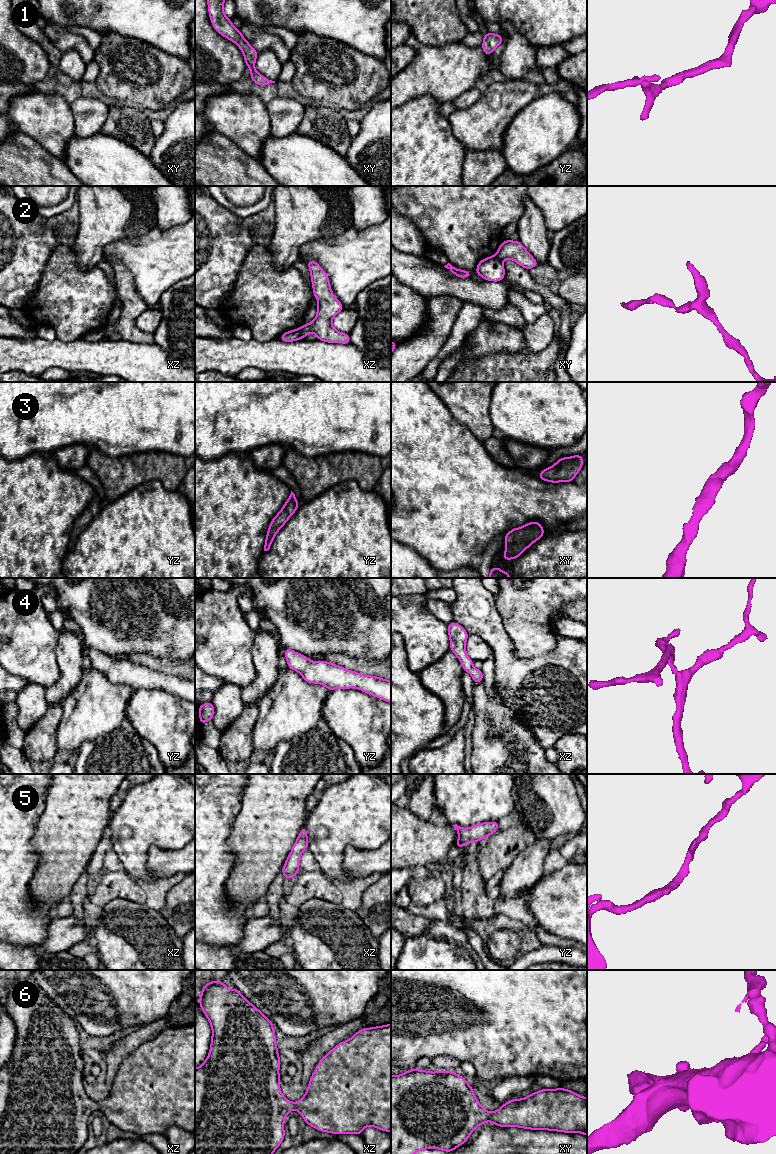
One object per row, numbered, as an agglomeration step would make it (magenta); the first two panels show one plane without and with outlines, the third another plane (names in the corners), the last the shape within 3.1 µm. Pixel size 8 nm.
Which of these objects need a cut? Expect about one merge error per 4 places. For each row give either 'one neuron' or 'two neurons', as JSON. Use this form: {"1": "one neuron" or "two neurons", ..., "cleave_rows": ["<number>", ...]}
{"1": "one neuron", "2": "two neurons", "3": "one neuron", "4": "one neuron", "5": "one neuron", "6": "one neuron", "cleave_rows": ["2"]}

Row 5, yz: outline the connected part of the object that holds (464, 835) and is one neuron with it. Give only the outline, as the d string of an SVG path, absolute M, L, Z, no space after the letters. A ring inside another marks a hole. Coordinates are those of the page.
M498 821L483 822L471 826L470 828L461 828L457 824L453 825L454 829L458 832L459 837L456 842L456 847L462 848L465 844L472 842L476 843L485 837L495 833L498 828Z

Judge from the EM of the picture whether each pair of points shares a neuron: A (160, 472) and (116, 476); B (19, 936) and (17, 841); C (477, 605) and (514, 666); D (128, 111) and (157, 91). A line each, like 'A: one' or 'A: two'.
A: one
B: one
C: one
D: two

